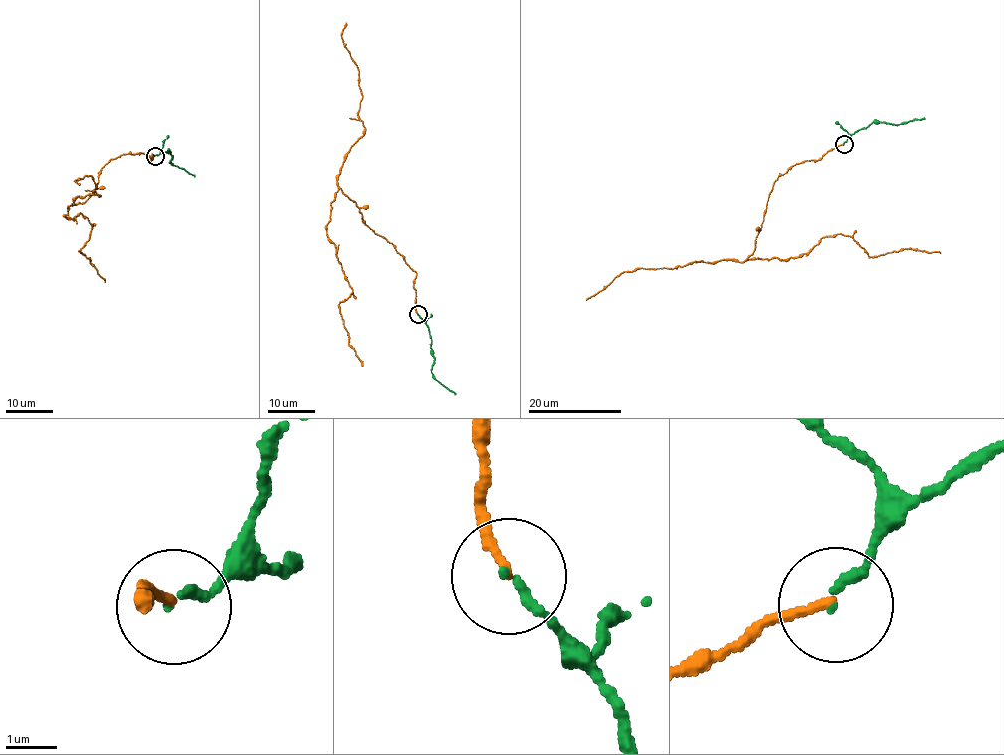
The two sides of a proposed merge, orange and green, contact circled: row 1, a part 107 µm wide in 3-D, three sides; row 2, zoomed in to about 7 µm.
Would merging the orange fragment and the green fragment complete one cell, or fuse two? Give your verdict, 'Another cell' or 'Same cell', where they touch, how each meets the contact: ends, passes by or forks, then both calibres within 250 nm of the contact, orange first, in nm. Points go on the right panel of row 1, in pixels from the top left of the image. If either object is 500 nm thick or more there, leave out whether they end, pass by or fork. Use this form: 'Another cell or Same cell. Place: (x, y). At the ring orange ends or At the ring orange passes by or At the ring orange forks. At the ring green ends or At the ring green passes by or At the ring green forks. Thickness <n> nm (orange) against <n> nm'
Same cell. Place: (844, 144). At the ring orange ends. At the ring green ends. Thickness 160 nm (orange) against 120 nm

